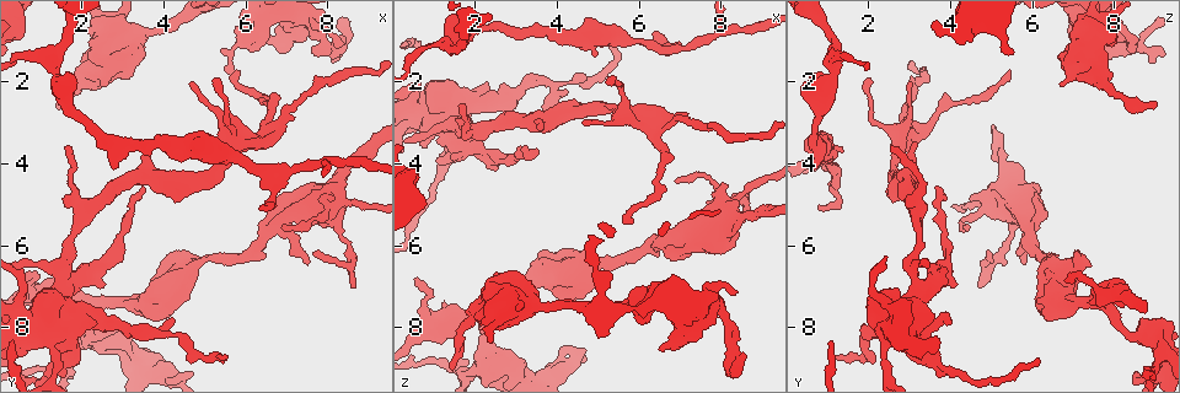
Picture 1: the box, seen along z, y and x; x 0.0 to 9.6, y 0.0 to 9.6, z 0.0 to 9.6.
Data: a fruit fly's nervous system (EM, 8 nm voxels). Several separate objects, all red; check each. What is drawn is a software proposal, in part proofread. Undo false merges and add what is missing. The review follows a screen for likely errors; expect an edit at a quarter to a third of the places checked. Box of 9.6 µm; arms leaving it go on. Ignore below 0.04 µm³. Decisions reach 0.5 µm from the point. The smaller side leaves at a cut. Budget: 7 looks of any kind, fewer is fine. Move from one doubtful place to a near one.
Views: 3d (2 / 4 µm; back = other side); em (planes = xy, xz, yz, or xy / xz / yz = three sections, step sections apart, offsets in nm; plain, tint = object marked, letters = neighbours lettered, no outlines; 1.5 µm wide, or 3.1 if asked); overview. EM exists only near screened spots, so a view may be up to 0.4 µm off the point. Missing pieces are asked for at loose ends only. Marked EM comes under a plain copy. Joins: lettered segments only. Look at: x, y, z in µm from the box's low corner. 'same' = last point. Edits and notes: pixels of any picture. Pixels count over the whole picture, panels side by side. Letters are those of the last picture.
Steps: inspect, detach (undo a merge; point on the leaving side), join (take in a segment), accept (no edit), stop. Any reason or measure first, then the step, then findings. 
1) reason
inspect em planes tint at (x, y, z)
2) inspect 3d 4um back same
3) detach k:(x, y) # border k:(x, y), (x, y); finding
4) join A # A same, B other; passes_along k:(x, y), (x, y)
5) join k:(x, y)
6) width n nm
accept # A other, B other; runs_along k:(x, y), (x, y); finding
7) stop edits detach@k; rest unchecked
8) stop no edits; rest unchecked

tapers out
inspect em planes letters at (4.70, 2.05, 3.00)

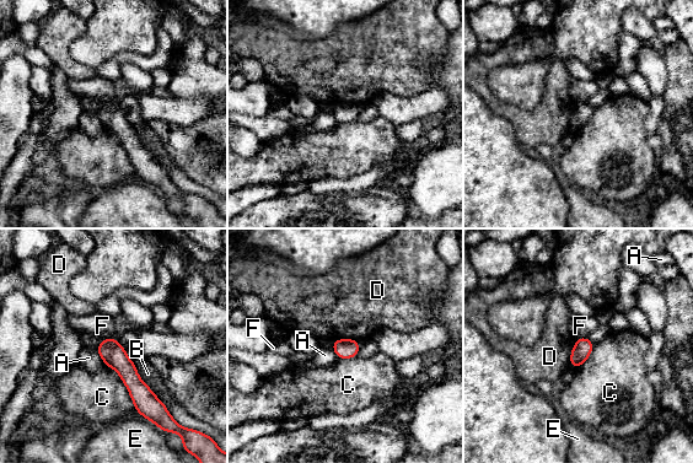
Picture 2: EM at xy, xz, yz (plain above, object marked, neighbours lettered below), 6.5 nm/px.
width 120 nm
accept # A other, B other, C other, D other, E other, F other; border 2:(576, 339), (570, 353), (570, 366); no lettered segment goes on from it

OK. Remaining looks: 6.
thick end
inspect 3d 4um at (2.45, 2.10, 6.70)

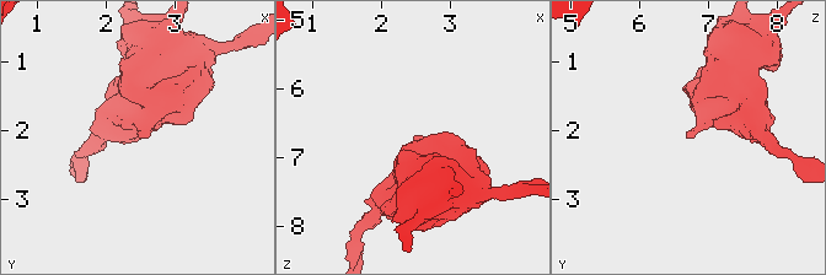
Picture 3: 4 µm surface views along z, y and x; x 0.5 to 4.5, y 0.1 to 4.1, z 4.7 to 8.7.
need the tissue
inspect em yz step 8 tint at (2.50, 2.10, 6.75)

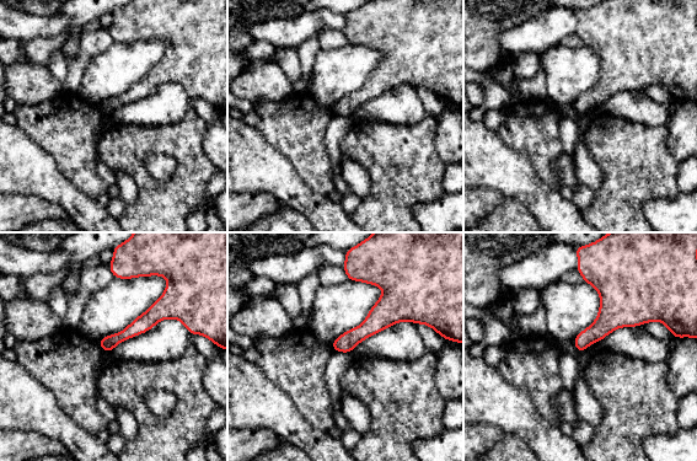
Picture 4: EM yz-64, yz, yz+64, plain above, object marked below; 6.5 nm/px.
inspect em planes letters same

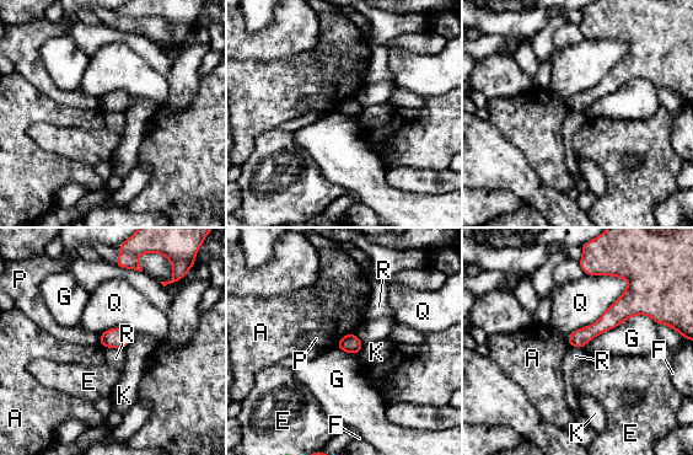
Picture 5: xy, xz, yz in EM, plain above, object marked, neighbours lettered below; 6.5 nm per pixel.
accept # A other, E other, F other, G other, K other, P other, Q other, R other; runs_along 5:(643, 308), (623, 308), (570, 340); no lettered segment goes on from it

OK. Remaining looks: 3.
branch stops here
inspect 3d 2um at (2.70, 4.10, 0.70)

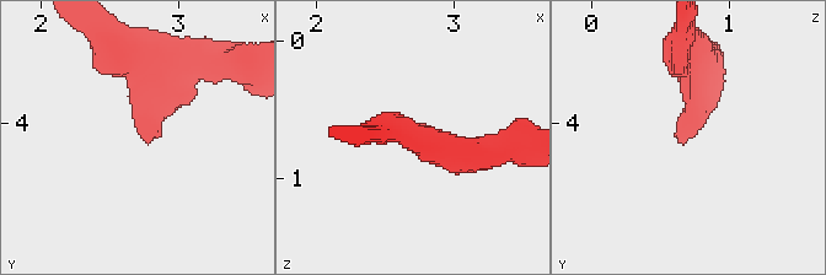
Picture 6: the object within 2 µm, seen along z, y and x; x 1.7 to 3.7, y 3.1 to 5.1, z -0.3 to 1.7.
inspect em planes tint at (2.72, 4.04, 0.64)

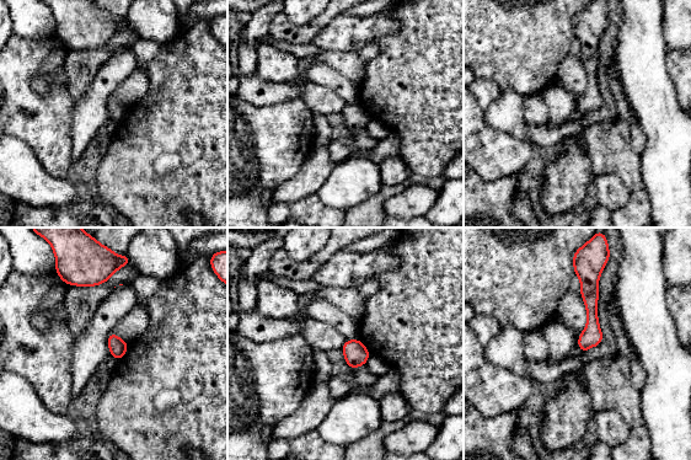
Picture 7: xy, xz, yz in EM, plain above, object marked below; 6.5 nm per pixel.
inspect em planes letters same

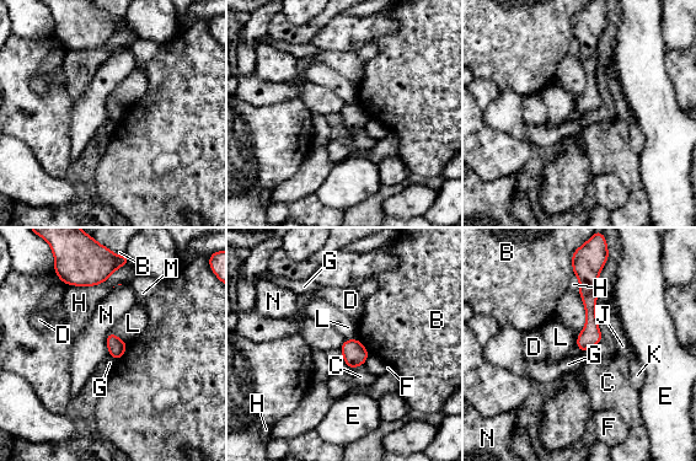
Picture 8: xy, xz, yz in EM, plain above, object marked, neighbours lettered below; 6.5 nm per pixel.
longest_contact H 440 nm
accept # B other, C other, D other, E other, F other, G other, H other, J other, K other, L other, M other, N other; border 8:(578, 294), (581, 353); no lettered segment goes on from it

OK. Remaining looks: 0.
stop no edits; rest unchecked

